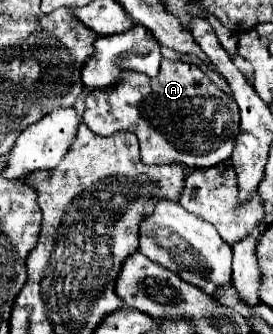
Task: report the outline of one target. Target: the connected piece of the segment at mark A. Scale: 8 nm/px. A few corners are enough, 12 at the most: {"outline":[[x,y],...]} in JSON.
{"outline":[[161,61],[91,91],[83,123],[135,133],[147,165],[229,159],[235,99]]}

